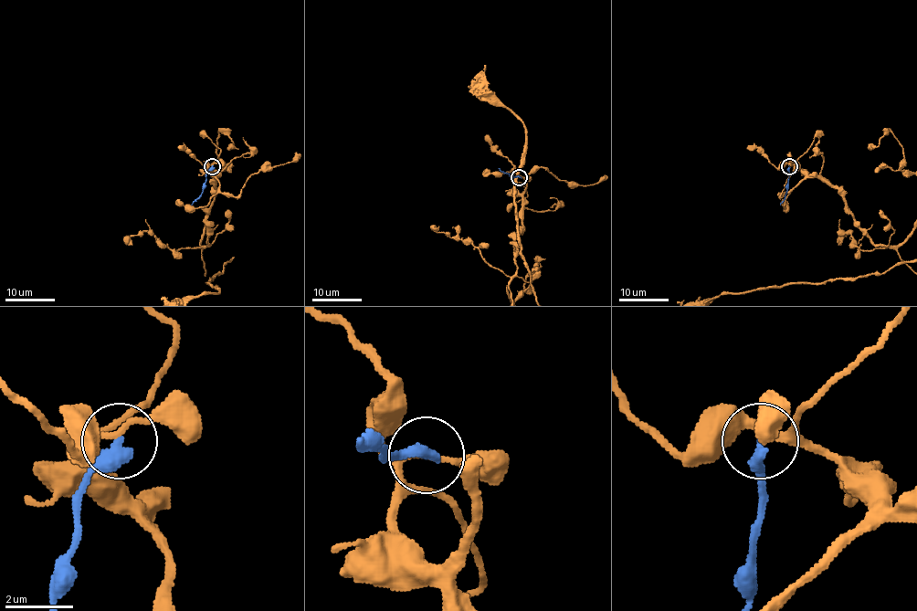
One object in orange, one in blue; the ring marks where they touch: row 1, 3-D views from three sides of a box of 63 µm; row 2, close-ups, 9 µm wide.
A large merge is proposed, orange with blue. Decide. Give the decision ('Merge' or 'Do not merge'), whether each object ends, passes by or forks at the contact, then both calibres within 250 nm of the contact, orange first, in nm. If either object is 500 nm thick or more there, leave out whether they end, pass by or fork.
Do not merge. At the ring orange forks. At the ring blue ends. Thickness 130 nm (orange) against 400 nm

